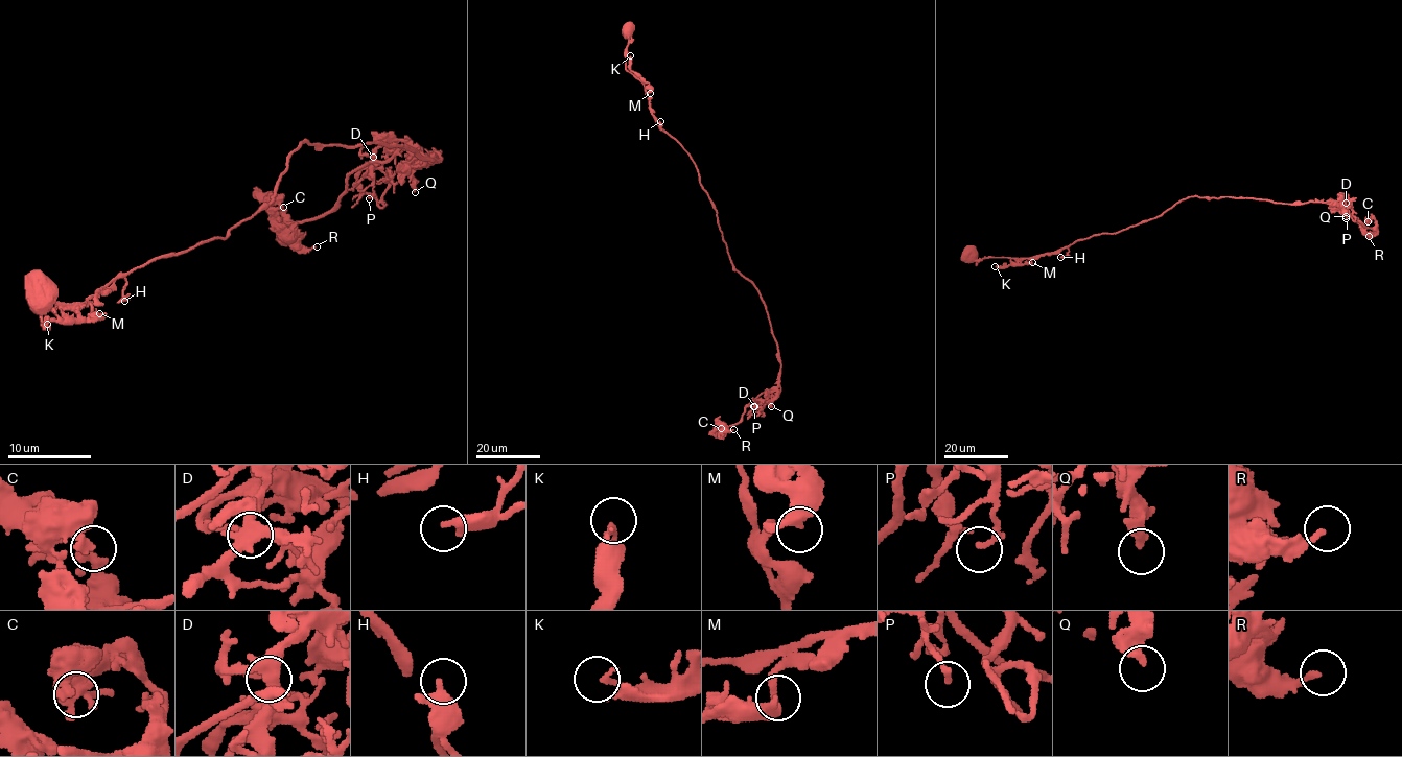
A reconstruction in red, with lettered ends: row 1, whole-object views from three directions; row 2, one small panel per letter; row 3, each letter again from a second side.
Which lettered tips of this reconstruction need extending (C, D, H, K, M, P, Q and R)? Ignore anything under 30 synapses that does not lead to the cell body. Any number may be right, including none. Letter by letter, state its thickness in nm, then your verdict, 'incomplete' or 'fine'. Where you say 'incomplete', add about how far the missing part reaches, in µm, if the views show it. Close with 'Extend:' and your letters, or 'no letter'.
C: 360 nm thick; fine
D: 170 nm thick; fine
H: 440 nm thick; fine
K: 200 nm thick; fine
M: 400 nm thick; fine
P: 130 nm thick; fine
Q: 280 nm thick; fine
R: 180 nm thick; fine
Extend: no letter

